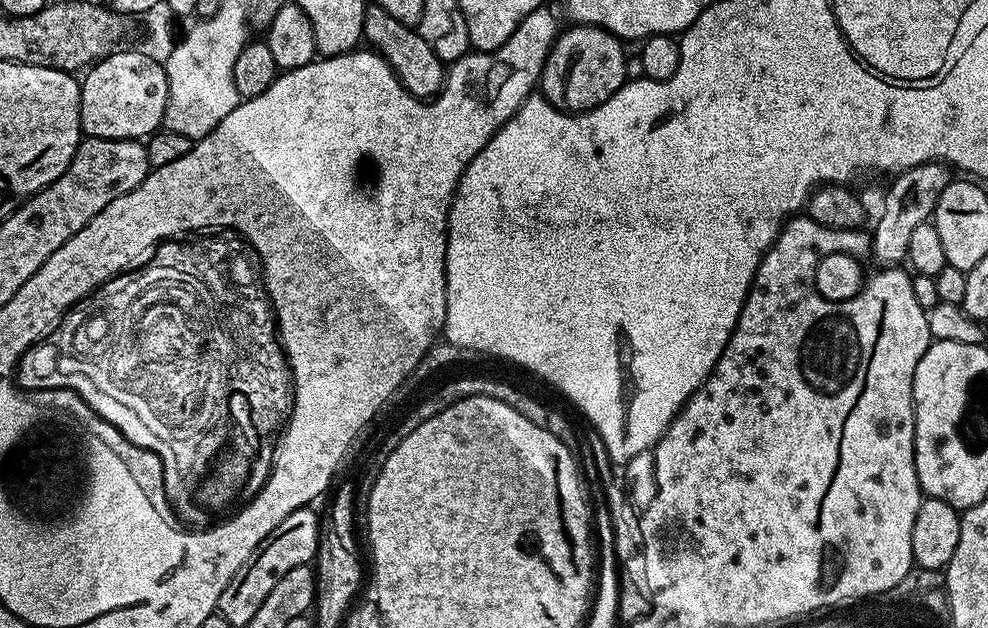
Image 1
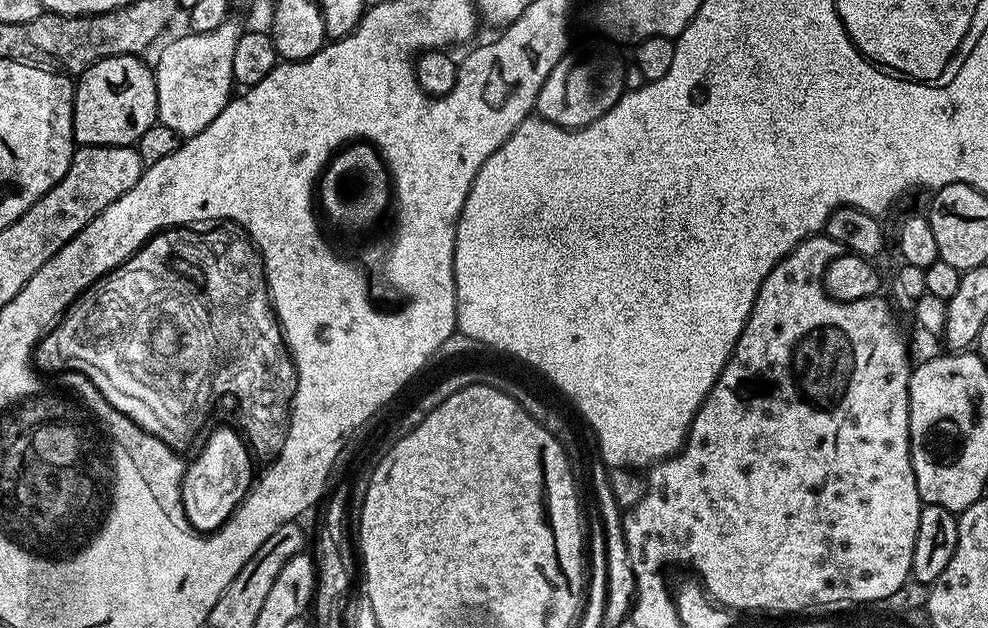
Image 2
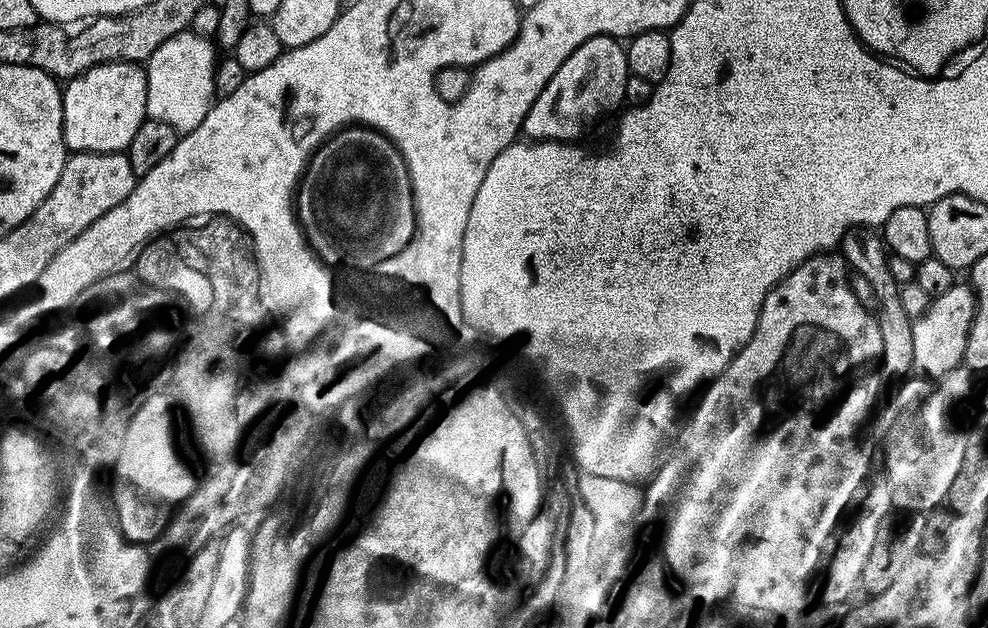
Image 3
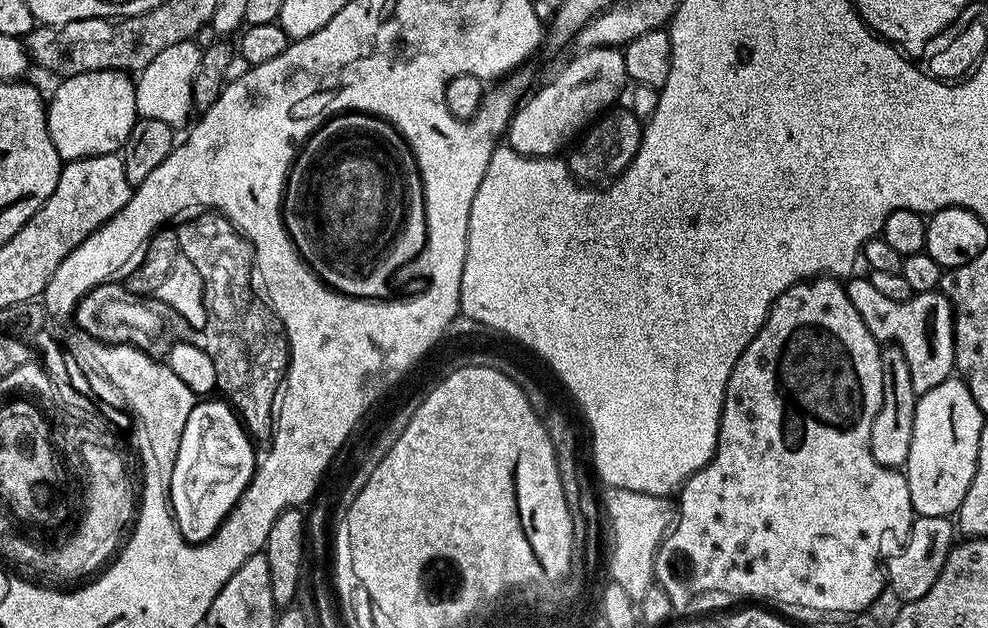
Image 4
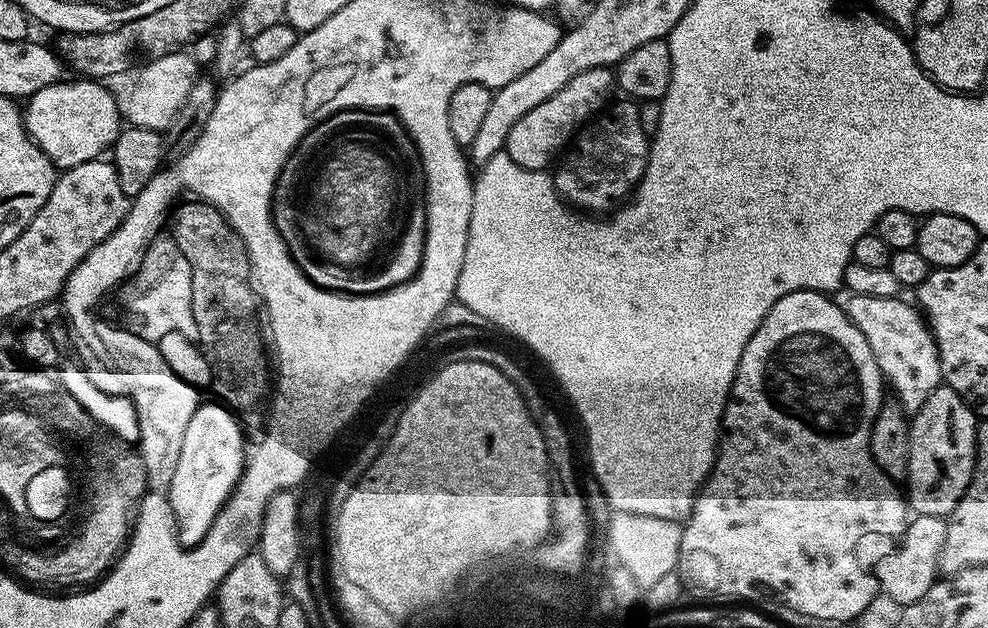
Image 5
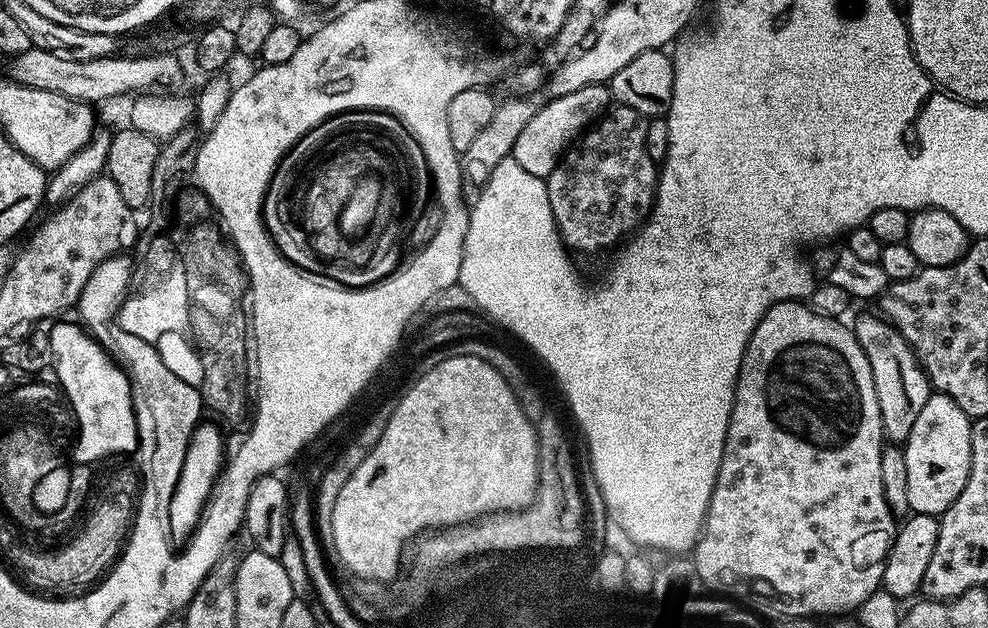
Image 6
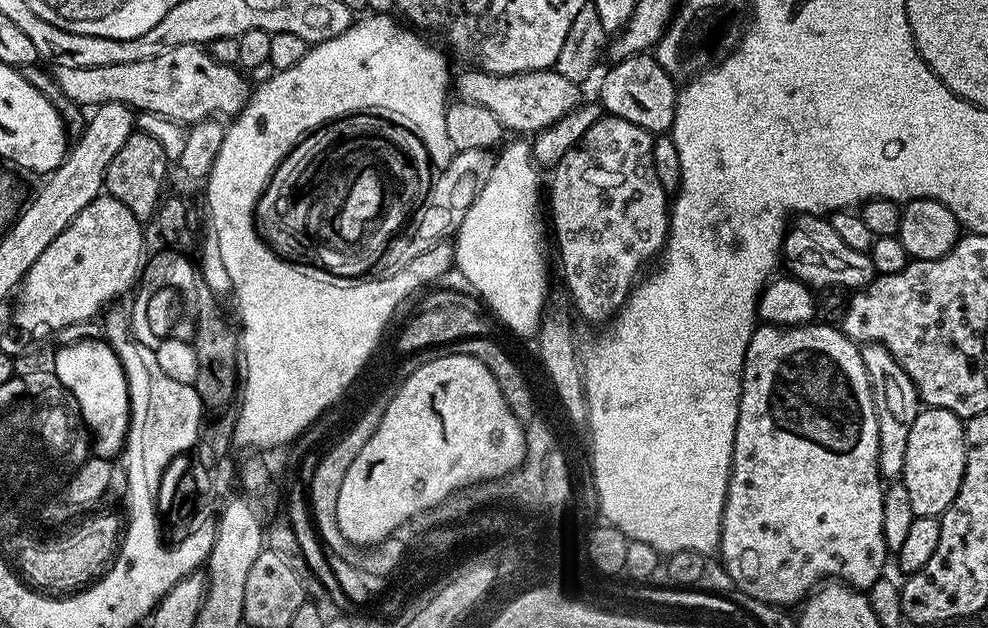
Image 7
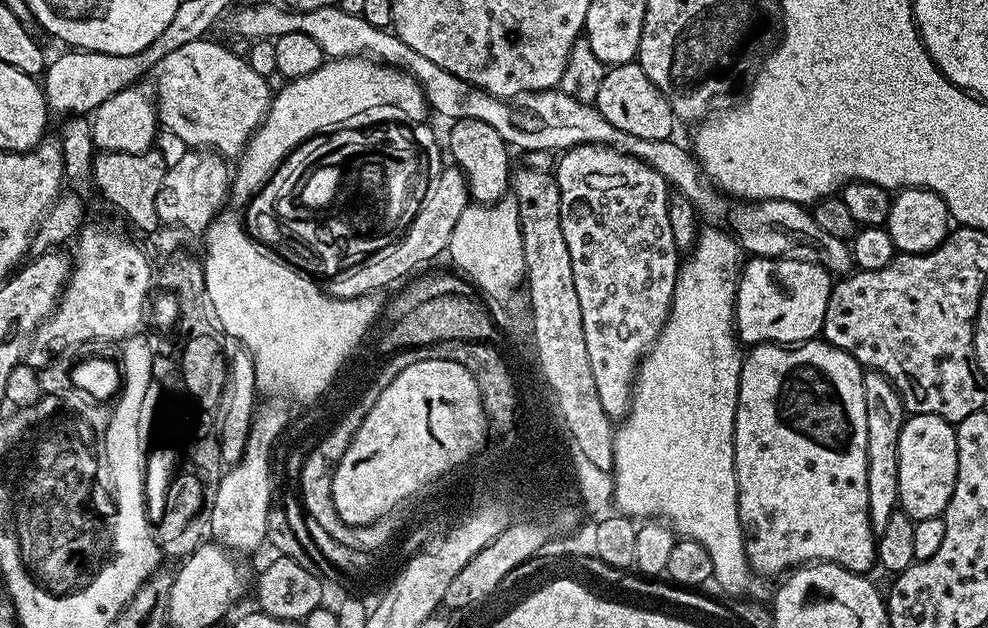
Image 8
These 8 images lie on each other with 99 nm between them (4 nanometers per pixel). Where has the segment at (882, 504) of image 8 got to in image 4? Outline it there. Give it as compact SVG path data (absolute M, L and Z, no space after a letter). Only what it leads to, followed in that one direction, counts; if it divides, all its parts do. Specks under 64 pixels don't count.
M859 274L847 281L848 297L854 310L858 310L858 318L866 322L866 330L877 342L891 342L906 354L906 362L910 366L910 382L914 382L914 390L919 394L934 390L942 382L953 375L956 367L954 358L954 330L951 323L916 324L920 320L920 312L912 300L906 302L890 302L878 290L874 290L871 279L864 280Z

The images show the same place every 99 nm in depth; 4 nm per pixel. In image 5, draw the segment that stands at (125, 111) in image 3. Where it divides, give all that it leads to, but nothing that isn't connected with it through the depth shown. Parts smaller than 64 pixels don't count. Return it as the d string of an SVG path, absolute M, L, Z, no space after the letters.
M96 78L61 79L58 84L51 84L38 90L33 96L27 97L26 107L23 109L24 126L27 128L32 141L46 153L57 169L82 166L82 162L99 160L111 149L120 137L122 131L122 108L112 97L108 88L103 88L101 81Z

